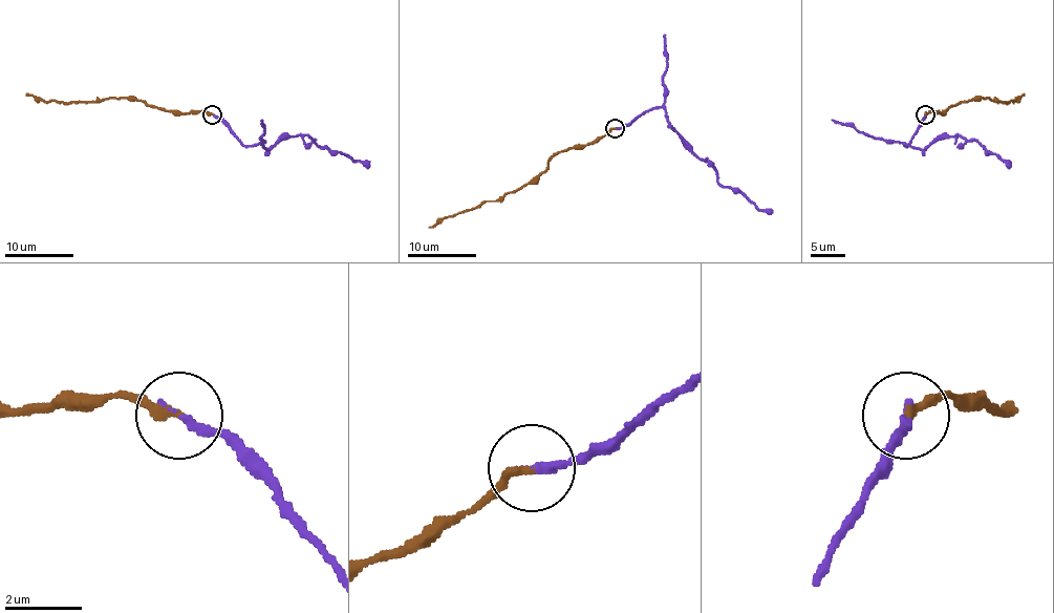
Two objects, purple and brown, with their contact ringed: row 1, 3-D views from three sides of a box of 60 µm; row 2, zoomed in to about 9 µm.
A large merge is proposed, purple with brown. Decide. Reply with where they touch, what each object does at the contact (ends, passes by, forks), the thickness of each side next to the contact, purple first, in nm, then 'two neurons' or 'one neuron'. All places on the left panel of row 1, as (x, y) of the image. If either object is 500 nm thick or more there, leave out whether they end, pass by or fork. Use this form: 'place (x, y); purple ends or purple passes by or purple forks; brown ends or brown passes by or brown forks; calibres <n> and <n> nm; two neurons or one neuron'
place (212, 114); purple ends; brown ends; calibres 200 and 240 nm; two neurons

